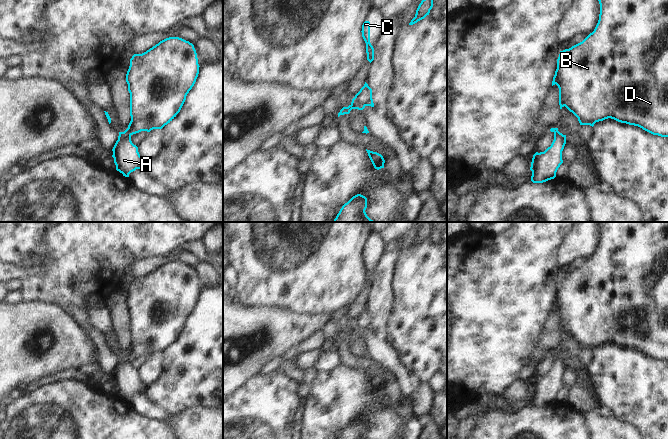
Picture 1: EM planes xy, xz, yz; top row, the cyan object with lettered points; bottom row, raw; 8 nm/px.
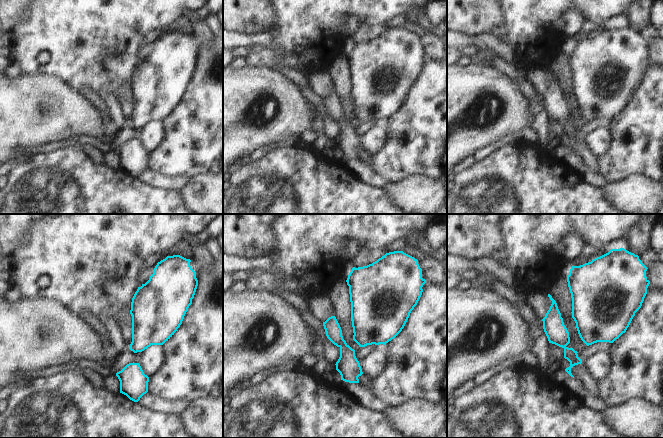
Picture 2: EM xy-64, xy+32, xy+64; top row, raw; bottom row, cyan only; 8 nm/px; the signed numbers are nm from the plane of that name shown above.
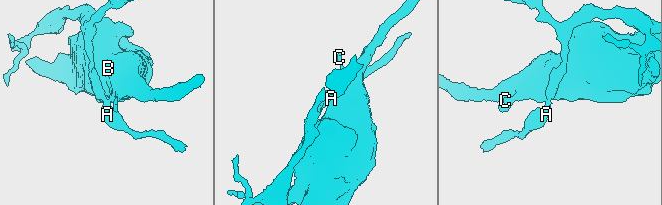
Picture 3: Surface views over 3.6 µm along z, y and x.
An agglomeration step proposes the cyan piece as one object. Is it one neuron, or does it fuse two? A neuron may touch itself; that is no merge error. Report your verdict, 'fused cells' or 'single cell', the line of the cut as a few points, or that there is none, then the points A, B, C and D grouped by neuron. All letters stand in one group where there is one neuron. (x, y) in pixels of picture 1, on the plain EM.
fused cells | xy (125, 354), (131, 358) | A / B C D

